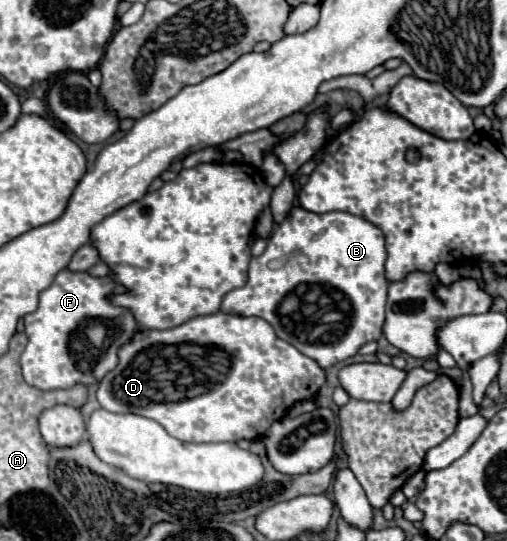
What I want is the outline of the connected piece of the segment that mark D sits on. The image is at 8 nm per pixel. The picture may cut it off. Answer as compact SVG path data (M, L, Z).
M215 312L215 314L205 314L199 318L191 318L191 322L183 322L183 326L173 326L171 330L143 330L139 328L131 342L123 344L119 350L119 362L115 366L115 370L107 372L97 386L97 400L101 404L101 408L109 410L109 412L131 412L131 414L141 414L145 418L157 420L173 438L179 438L183 442L237 442L241 438L245 440L257 440L261 438L267 428L285 416L285 412L299 400L317 400L319 398L319 390L325 384L325 370L311 358L307 358L305 354L301 354L295 346L291 346L289 342L283 342L281 338L275 336L275 332L271 330L269 322L263 322L263 318L247 318L247 316L237 316L237 314L225 314L225 312Z

